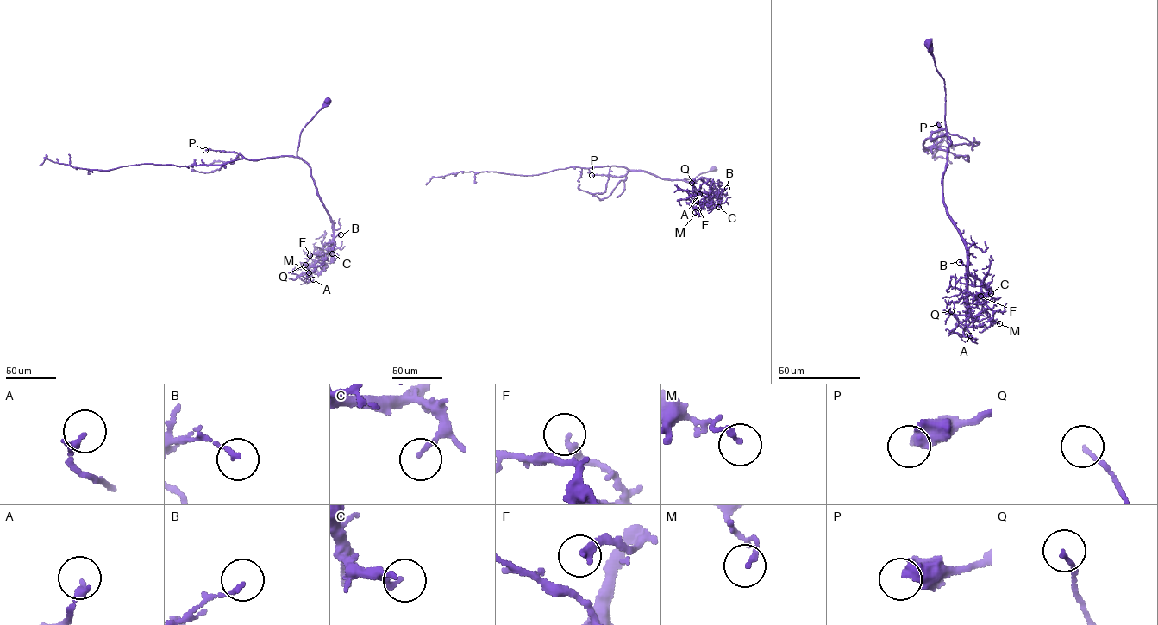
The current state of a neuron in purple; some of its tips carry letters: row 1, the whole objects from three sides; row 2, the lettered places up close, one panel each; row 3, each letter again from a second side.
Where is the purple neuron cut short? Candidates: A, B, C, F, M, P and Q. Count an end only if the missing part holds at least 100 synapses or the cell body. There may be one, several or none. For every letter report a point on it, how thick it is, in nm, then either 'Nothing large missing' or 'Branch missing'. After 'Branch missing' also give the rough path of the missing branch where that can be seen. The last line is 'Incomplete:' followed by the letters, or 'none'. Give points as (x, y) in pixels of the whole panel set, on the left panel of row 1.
A: Place: (313, 279). Thickness 240 nm. Nothing large missing
B: Place: (341, 234). Thickness 150 nm. Nothing large missing
C: Place: (332, 253). Thickness 160 nm. Nothing large missing
F: Place: (309, 255). Thickness 280 nm. Nothing large missing
M: Place: (309, 272). Thickness 180 nm. Nothing large missing
P: Place: (205, 150). Thickness 480 nm. Nothing large missing
Q: Place: (305, 265). Thickness 130 nm. Nothing large missing
Incomplete: none

